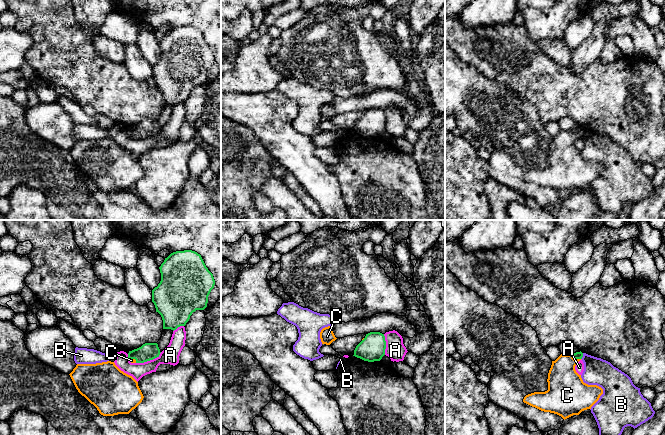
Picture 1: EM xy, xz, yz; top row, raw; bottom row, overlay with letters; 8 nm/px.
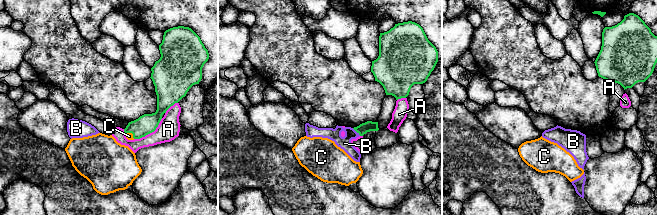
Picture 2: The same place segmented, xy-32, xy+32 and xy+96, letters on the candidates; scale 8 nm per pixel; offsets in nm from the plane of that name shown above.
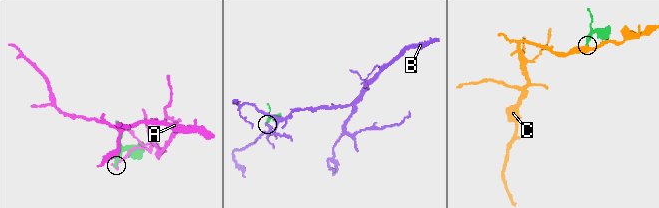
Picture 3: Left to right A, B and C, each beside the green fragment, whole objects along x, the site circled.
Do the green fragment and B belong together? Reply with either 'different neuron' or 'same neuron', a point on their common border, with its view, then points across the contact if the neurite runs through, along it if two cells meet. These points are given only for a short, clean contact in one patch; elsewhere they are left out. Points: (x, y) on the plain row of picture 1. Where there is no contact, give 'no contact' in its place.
different neuron; contact yz (582, 132); border yz (583, 129), (581, 134)

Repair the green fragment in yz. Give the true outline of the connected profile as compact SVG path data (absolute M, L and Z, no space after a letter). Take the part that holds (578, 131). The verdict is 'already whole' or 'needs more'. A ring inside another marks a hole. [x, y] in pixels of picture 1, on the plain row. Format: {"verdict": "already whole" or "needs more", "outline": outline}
{"verdict": "needs more", "outline": "M581 127L561 130L552 137L547 155L548 166L528 170L523 178L541 187L557 190L564 196L591 185L603 170L603 165L584 159L576 148L575 142L582 133Z"}

